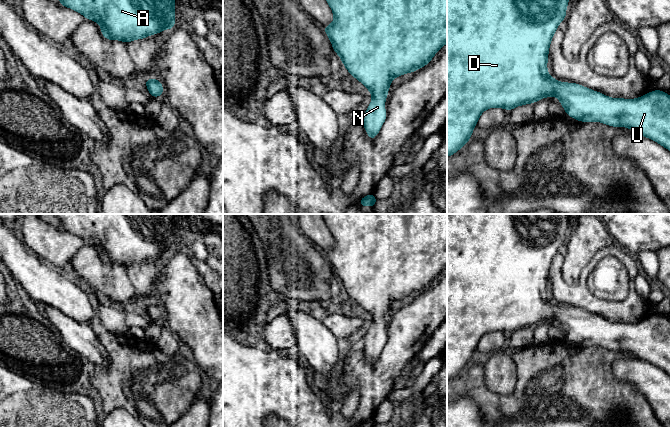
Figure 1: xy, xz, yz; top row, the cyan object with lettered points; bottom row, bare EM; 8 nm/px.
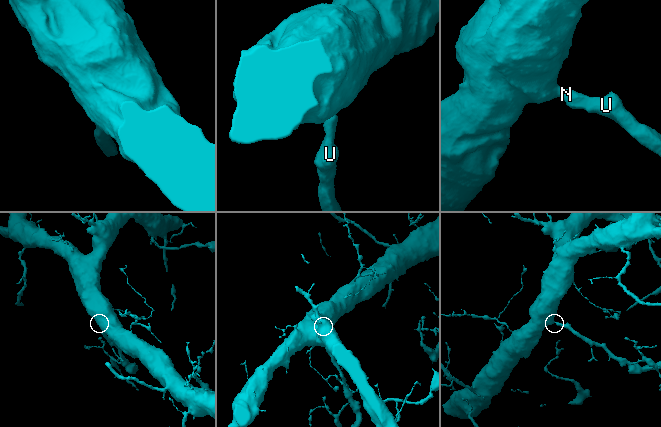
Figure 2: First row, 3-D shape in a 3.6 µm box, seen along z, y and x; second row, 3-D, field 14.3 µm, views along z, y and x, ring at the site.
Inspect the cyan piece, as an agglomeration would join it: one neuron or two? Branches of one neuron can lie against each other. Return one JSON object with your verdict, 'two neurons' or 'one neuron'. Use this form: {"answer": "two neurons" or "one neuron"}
{"answer": "one neuron"}

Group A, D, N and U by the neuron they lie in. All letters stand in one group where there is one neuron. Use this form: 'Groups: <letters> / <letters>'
Groups: A D N U

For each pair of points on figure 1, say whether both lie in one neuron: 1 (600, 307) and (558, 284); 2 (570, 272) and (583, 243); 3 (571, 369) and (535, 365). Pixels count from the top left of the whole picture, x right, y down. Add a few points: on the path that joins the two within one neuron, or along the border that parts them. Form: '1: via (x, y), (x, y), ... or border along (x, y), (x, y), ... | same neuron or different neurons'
1: via (590, 303), (578, 295), (568, 294) | same neuron
2: via (572, 265), (580, 250) | same neuron
3: via (562, 370), (544, 370) | same neuron

